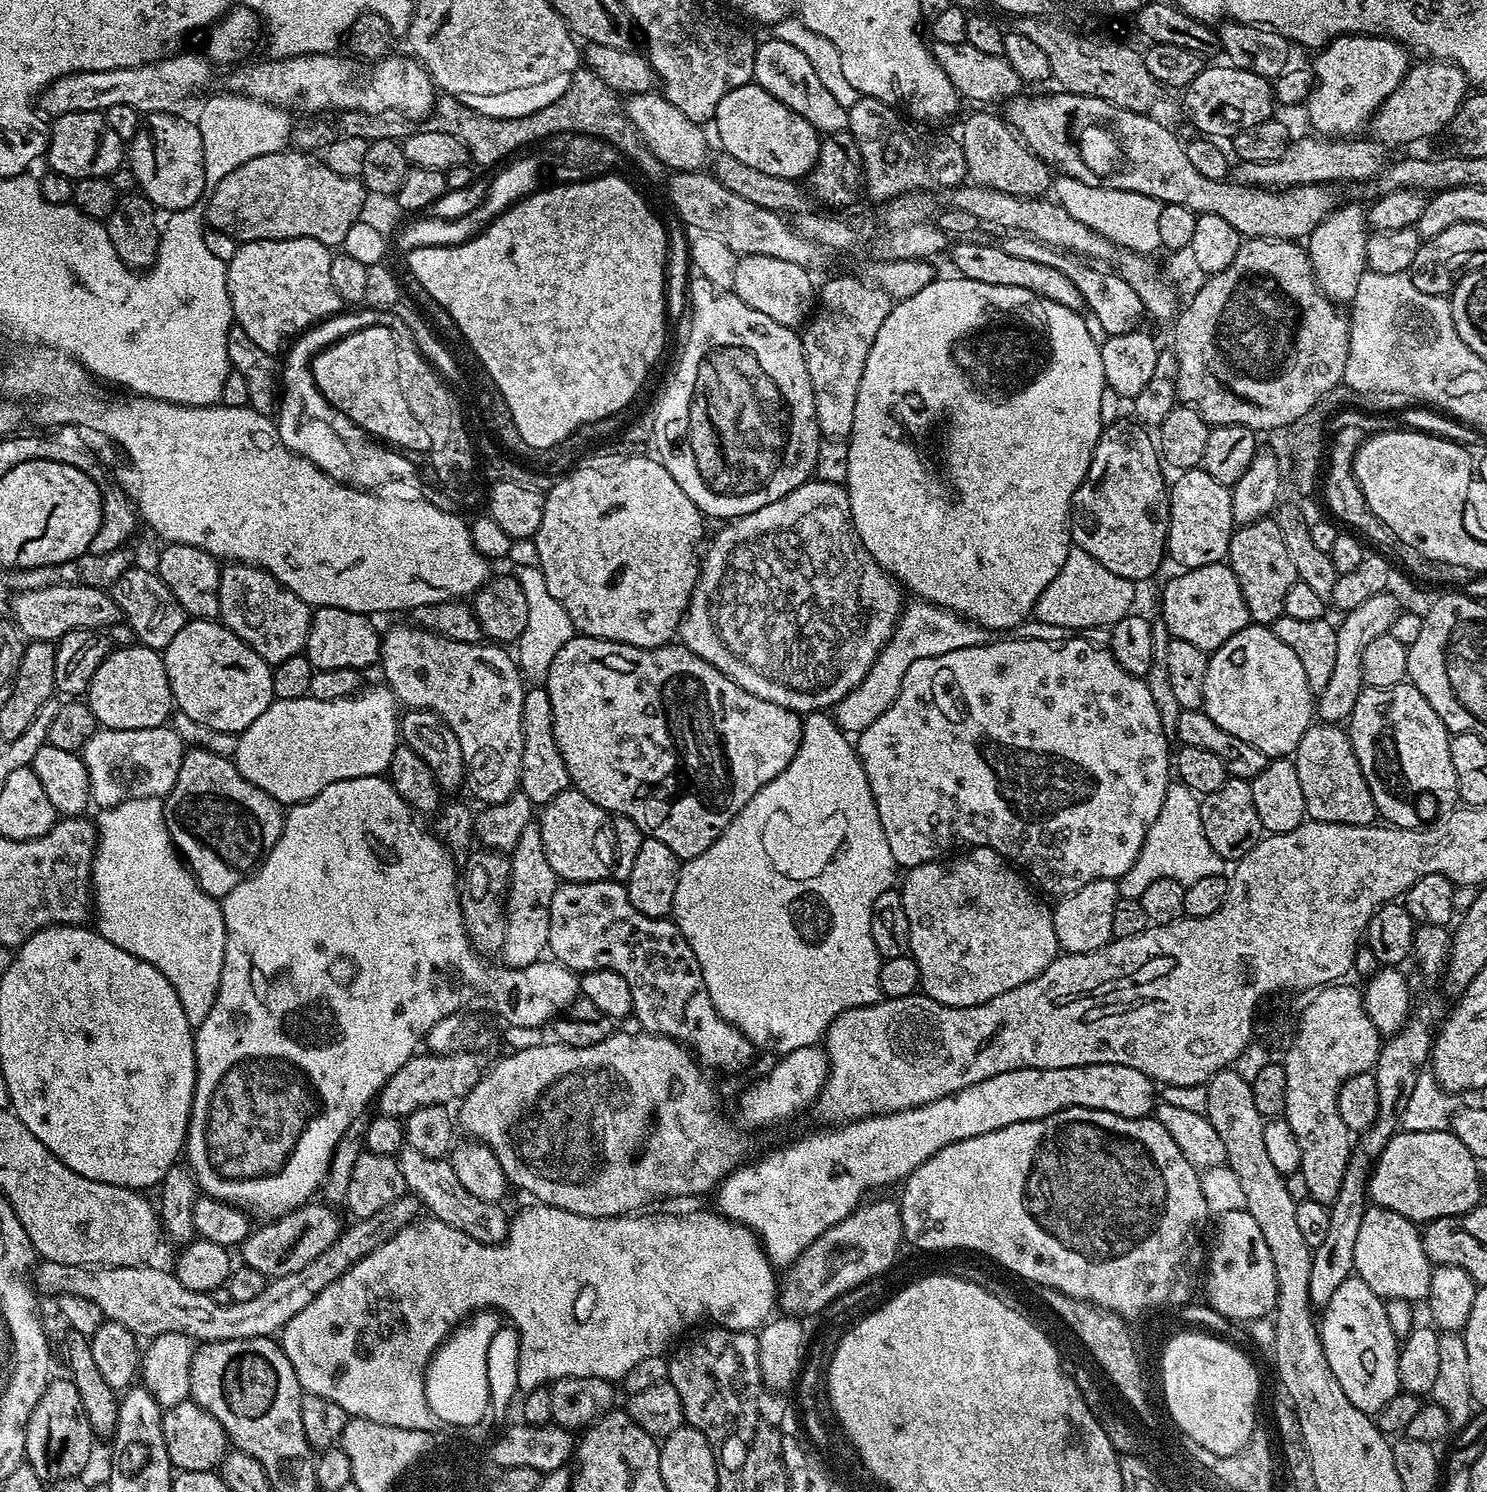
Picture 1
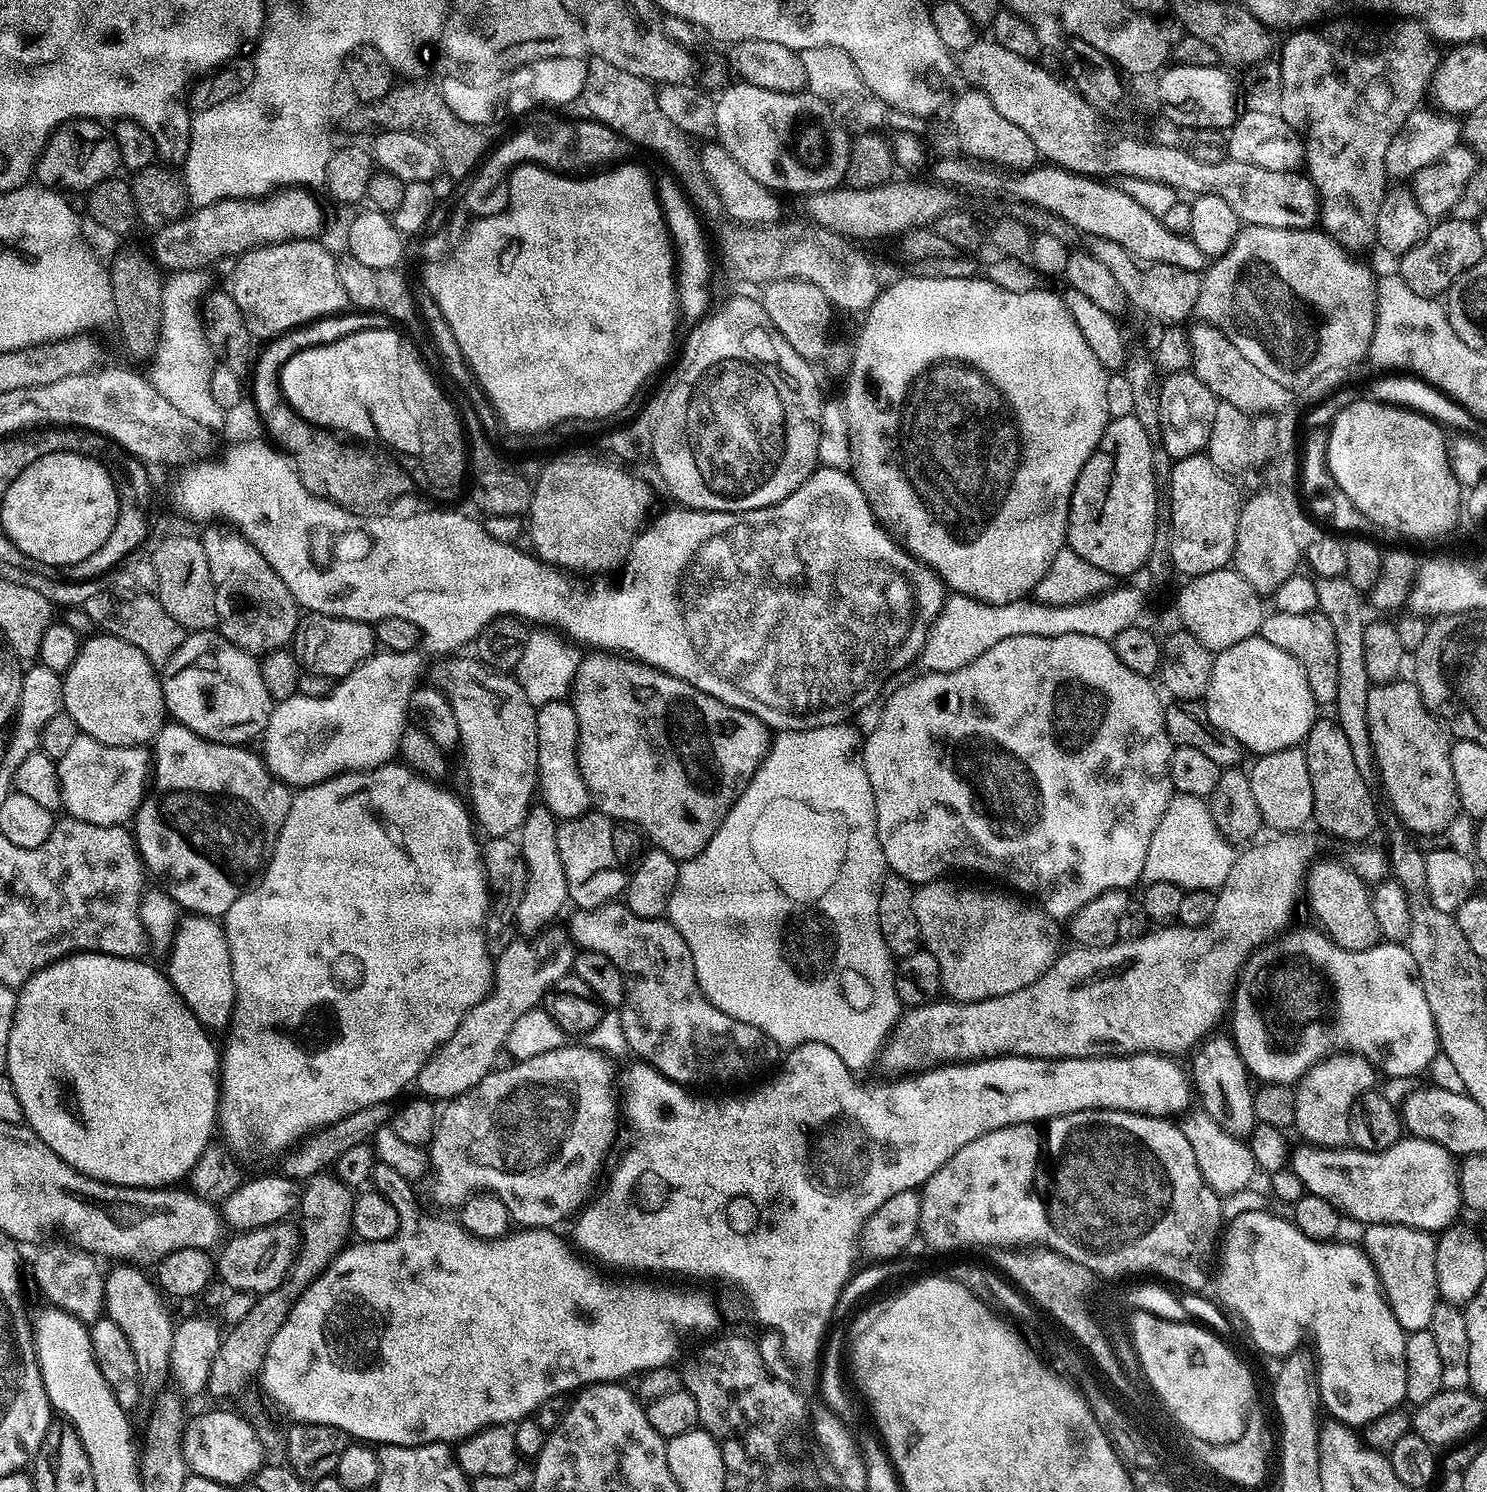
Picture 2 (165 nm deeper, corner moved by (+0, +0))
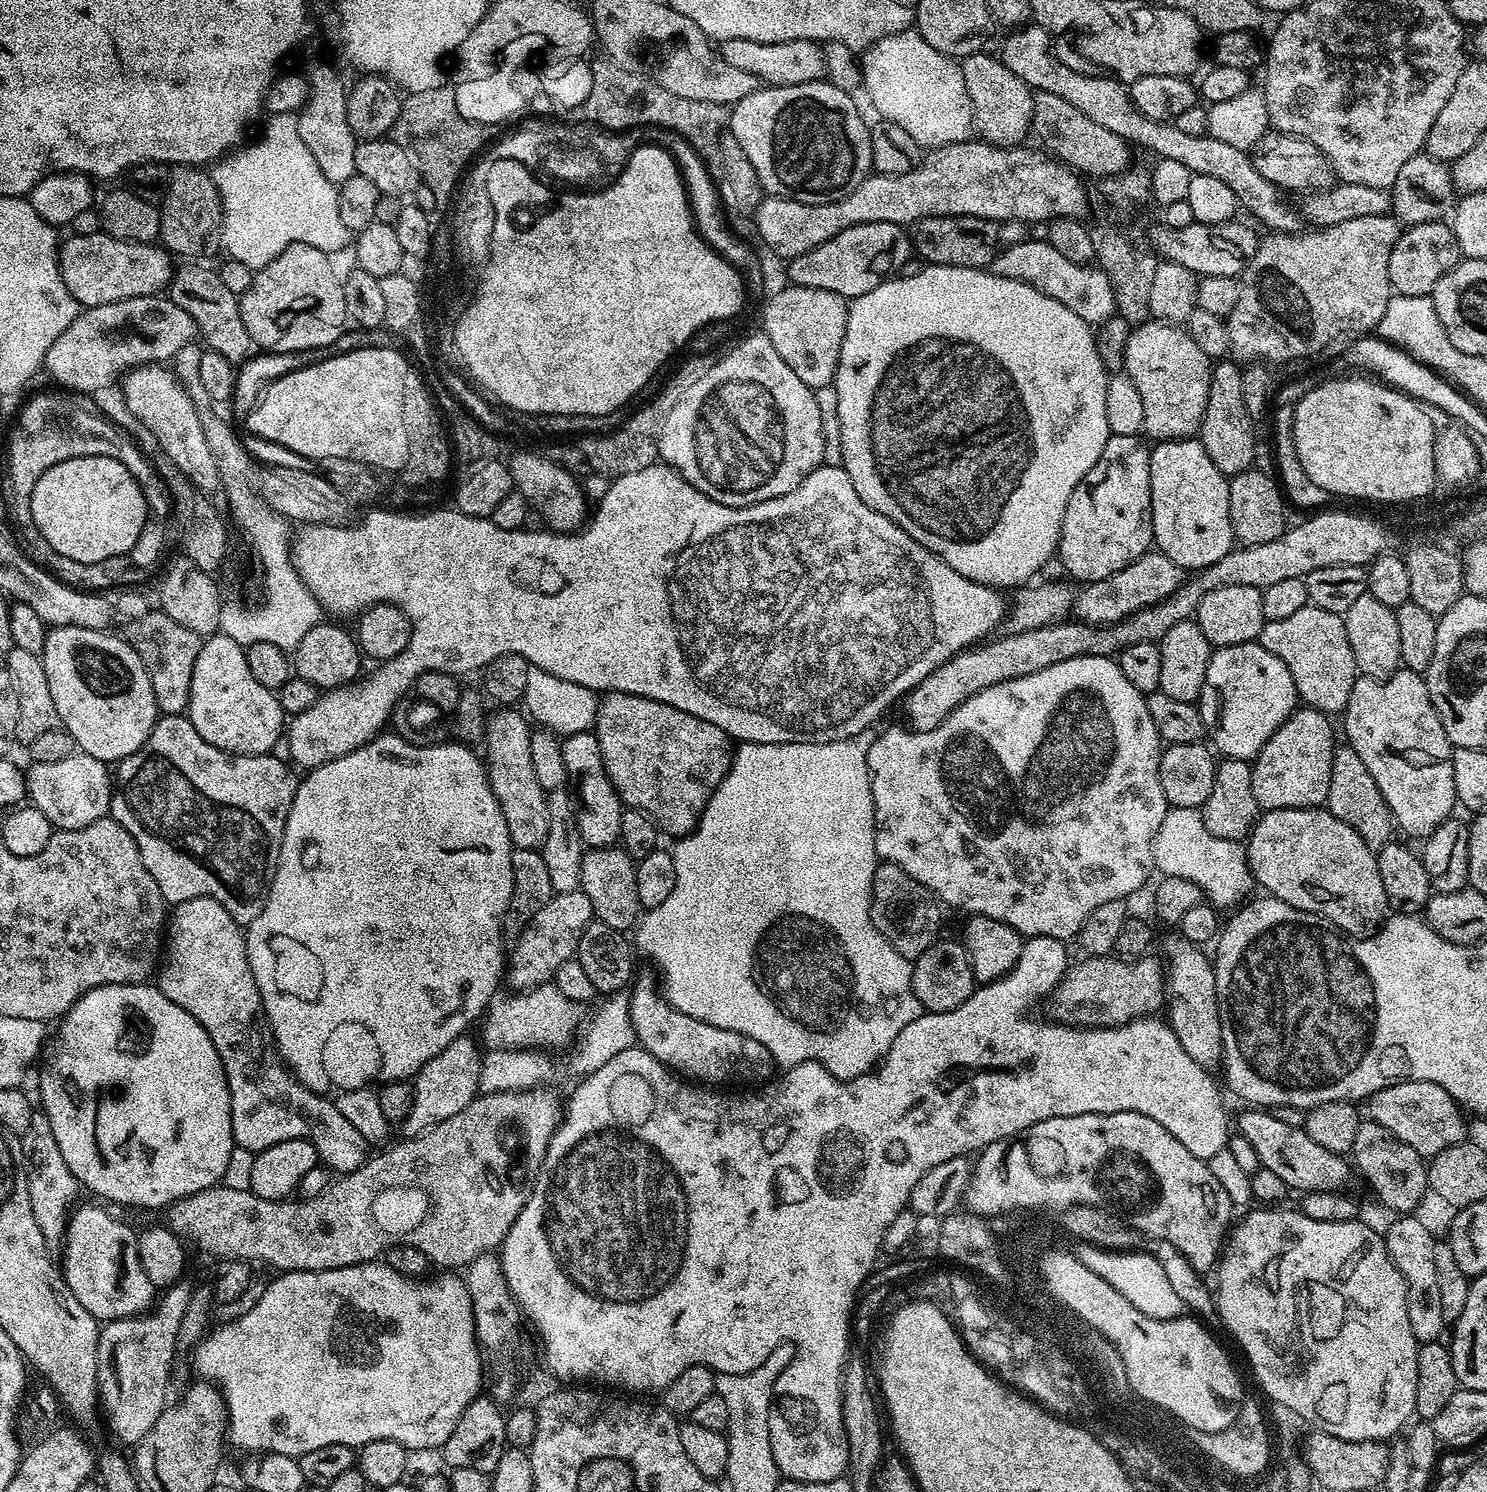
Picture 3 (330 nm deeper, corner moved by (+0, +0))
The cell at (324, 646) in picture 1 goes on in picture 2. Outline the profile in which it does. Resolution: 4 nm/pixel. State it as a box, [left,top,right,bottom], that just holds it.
[294,610,377,678]

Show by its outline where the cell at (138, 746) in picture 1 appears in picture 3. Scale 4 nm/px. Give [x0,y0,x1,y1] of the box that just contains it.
[24,750,114,830]

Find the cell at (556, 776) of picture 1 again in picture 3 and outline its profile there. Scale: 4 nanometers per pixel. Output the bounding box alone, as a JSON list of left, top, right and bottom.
[560,731,625,848]

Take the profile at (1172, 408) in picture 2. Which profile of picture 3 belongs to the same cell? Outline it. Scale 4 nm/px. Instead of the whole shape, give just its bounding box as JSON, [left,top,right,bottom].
[1122,318,1213,441]

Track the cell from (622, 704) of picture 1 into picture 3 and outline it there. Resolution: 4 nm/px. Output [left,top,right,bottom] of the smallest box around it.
[594,692,734,838]

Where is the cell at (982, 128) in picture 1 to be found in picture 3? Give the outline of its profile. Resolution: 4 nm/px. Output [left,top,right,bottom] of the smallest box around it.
[960,52,1034,148]

